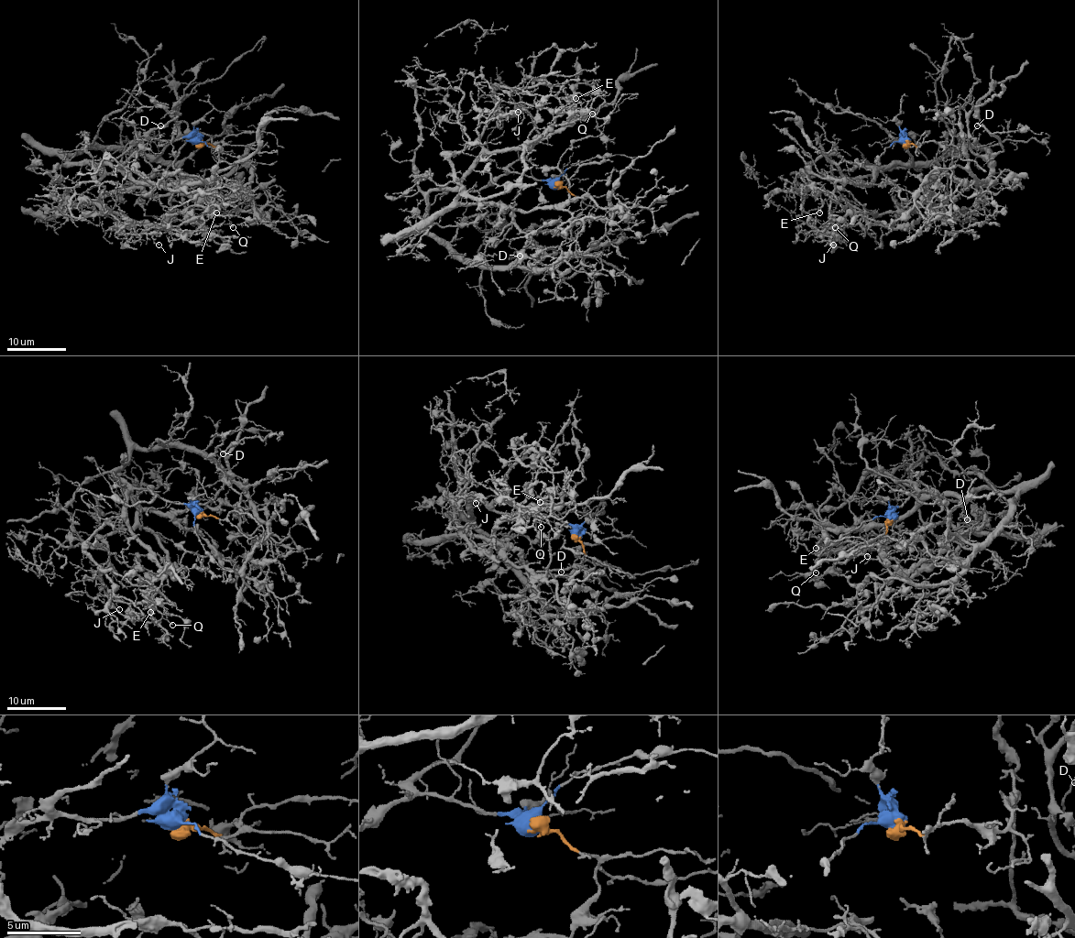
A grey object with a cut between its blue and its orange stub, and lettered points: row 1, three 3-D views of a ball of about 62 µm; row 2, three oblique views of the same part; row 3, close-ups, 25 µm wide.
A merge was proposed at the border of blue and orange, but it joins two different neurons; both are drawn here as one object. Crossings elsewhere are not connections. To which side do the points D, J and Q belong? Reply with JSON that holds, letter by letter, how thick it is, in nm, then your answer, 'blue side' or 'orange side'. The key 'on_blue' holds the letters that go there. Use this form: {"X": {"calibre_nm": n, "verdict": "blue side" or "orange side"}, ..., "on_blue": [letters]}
{"D": {"calibre_nm": 120, "verdict": "blue side"}, "J": {"calibre_nm": 110, "verdict": "orange side"}, "Q": {"calibre_nm": 140, "verdict": "orange side"}, "on_blue": ["D"]}

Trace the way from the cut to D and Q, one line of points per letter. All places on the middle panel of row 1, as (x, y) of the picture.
D: (558, 185), (504, 173), (480, 190), (428, 194), (422, 228), (457, 255), (490, 265), (520, 256)
Q: (558, 185), (582, 200), (570, 231), (523, 231), (510, 209), (457, 200), (505, 190), (567, 106), (592, 114)

